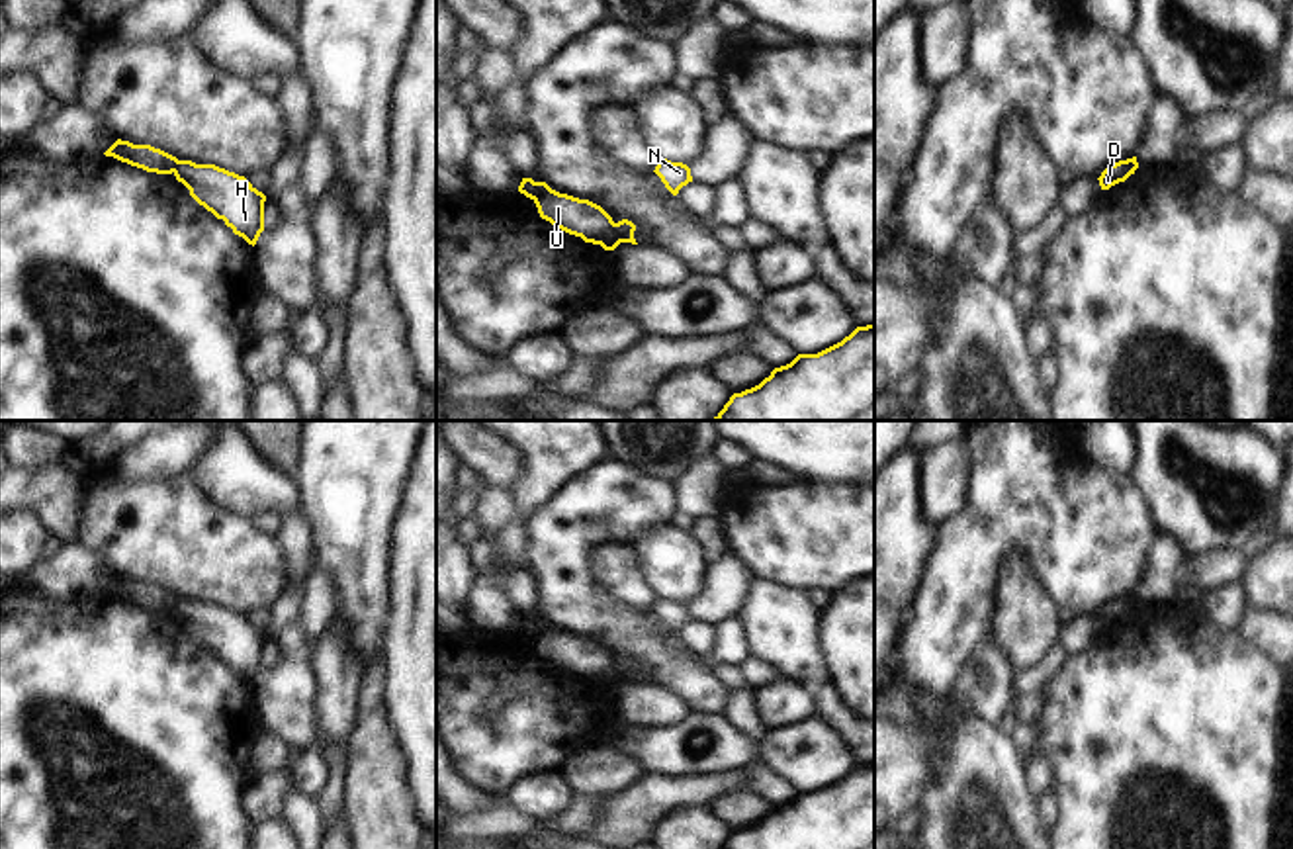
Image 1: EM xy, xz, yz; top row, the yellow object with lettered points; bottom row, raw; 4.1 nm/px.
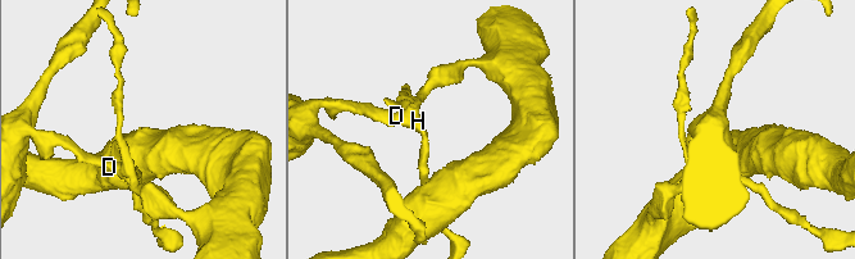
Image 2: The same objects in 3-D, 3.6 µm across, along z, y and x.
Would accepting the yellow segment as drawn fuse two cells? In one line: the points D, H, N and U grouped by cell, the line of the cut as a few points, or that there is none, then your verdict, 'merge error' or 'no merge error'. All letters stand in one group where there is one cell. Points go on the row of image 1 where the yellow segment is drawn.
D H N / U | xz (613, 223), (621, 241) | merge error

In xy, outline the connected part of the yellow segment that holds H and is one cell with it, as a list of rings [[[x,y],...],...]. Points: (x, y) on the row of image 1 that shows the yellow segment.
[[[180,160],[174,176],[190,190],[190,196],[200,205],[217,219],[223,219],[248,245],[256,245],[264,231],[266,196],[245,176],[215,164],[196,164],[192,160]]]

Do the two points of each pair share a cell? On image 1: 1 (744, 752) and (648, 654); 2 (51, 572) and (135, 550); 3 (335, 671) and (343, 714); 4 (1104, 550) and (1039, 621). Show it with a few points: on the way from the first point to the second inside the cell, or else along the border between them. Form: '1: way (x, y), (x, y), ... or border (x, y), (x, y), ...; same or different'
1: border (695, 713), (722, 714); different
2: border (79, 542), (118, 576); different
3: way (337, 681), (337, 705); same
4: border (1025, 568), (1059, 609); different

